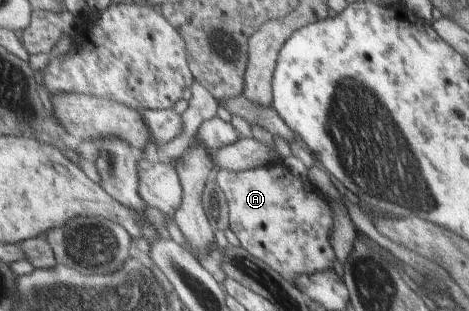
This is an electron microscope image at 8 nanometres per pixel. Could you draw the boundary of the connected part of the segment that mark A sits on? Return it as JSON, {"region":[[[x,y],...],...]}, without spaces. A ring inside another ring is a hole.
{"region":[[[283,163],[264,165],[241,172],[222,168],[215,174],[216,182],[223,189],[229,203],[230,229],[237,237],[242,249],[262,260],[292,285],[295,285],[293,279],[300,274],[332,268],[334,252],[326,239],[332,223],[330,208],[326,201],[322,201],[314,193],[315,187],[308,180],[294,177]]]}

